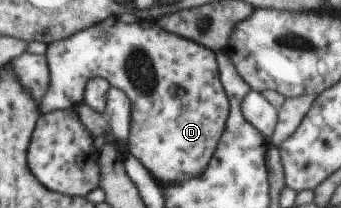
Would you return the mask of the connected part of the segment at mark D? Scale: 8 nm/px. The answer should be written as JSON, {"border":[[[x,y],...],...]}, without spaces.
{"border":[[[114,16],[48,44],[45,56],[50,69],[50,83],[40,101],[40,112],[72,109],[73,105],[82,102],[83,91],[90,79],[103,78],[111,88],[121,90],[128,97],[131,117],[127,152],[143,164],[158,184],[179,185],[203,174],[213,158],[230,110],[228,95],[219,79],[218,57],[211,49],[170,34],[155,22],[136,21],[126,25]]]}

